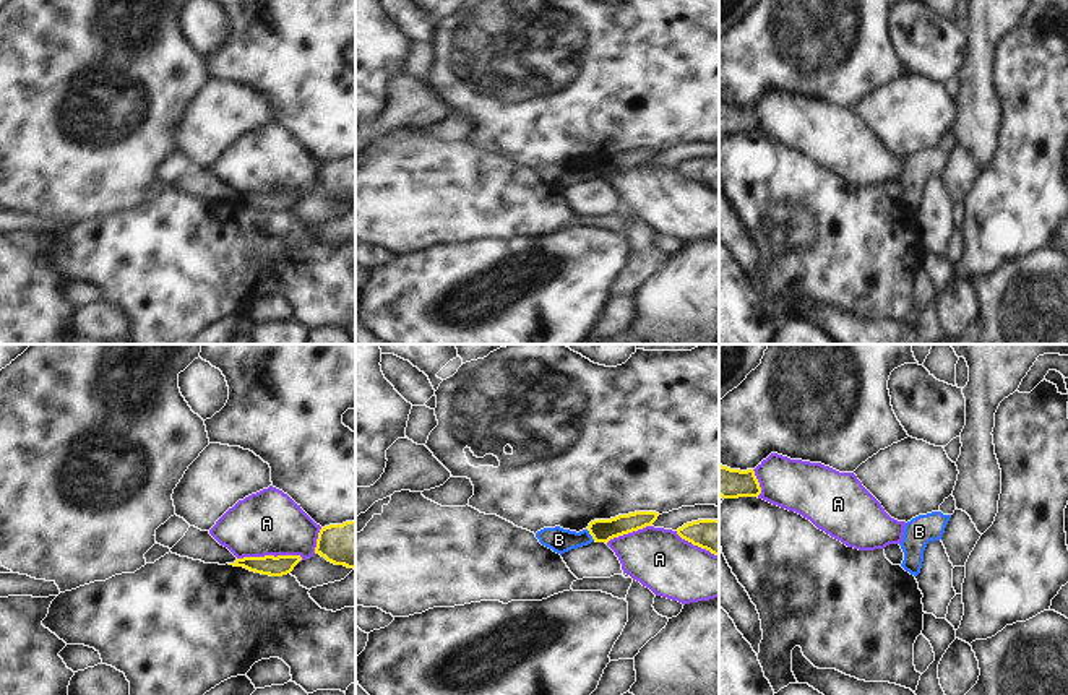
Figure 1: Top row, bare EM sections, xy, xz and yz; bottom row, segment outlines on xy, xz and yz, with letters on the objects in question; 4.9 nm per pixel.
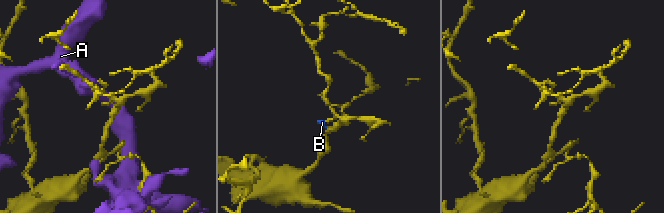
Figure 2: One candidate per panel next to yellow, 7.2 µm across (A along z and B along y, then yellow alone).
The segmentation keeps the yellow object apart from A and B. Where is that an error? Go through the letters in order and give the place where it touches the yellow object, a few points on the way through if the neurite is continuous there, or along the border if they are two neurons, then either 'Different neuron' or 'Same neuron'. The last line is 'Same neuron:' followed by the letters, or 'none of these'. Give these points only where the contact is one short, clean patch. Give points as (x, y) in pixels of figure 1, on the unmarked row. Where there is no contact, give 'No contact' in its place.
A: Touches yellow at xy (270, 192). Different neuron
B: Touches yellow at xz (589, 169). Boundary: xz (586, 166), (594, 176). Different neuron
Same neuron: none of these

